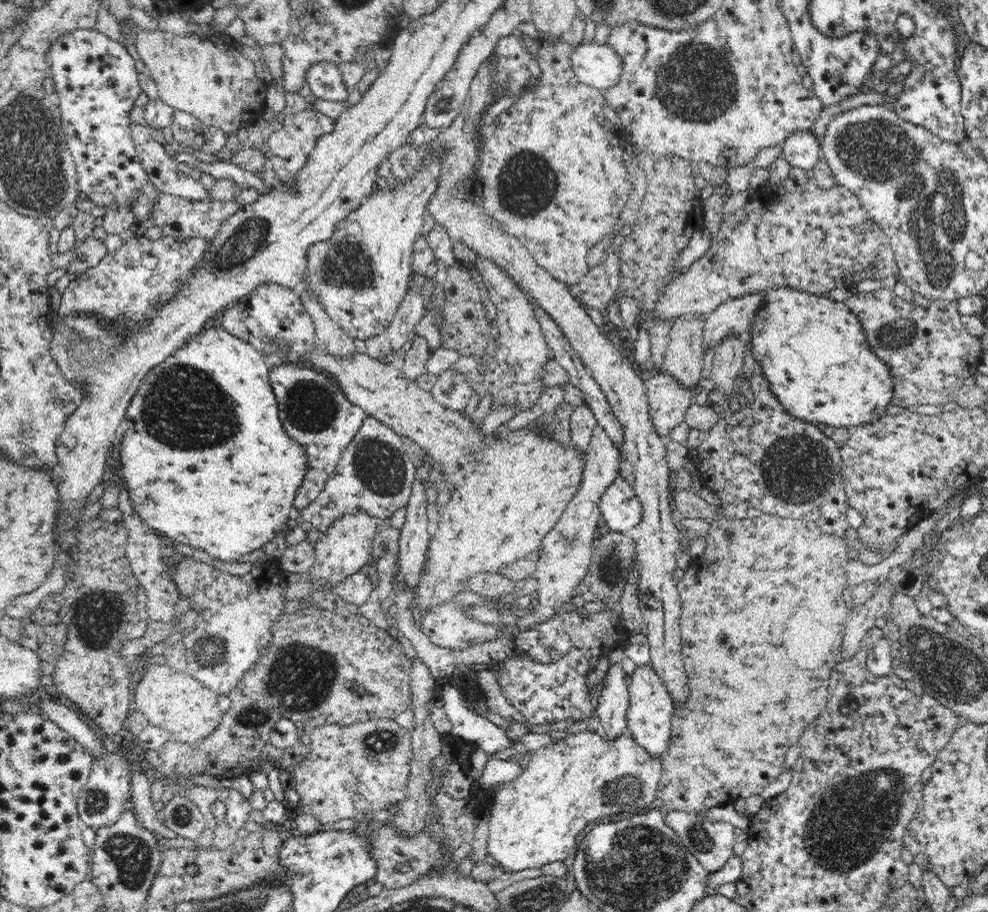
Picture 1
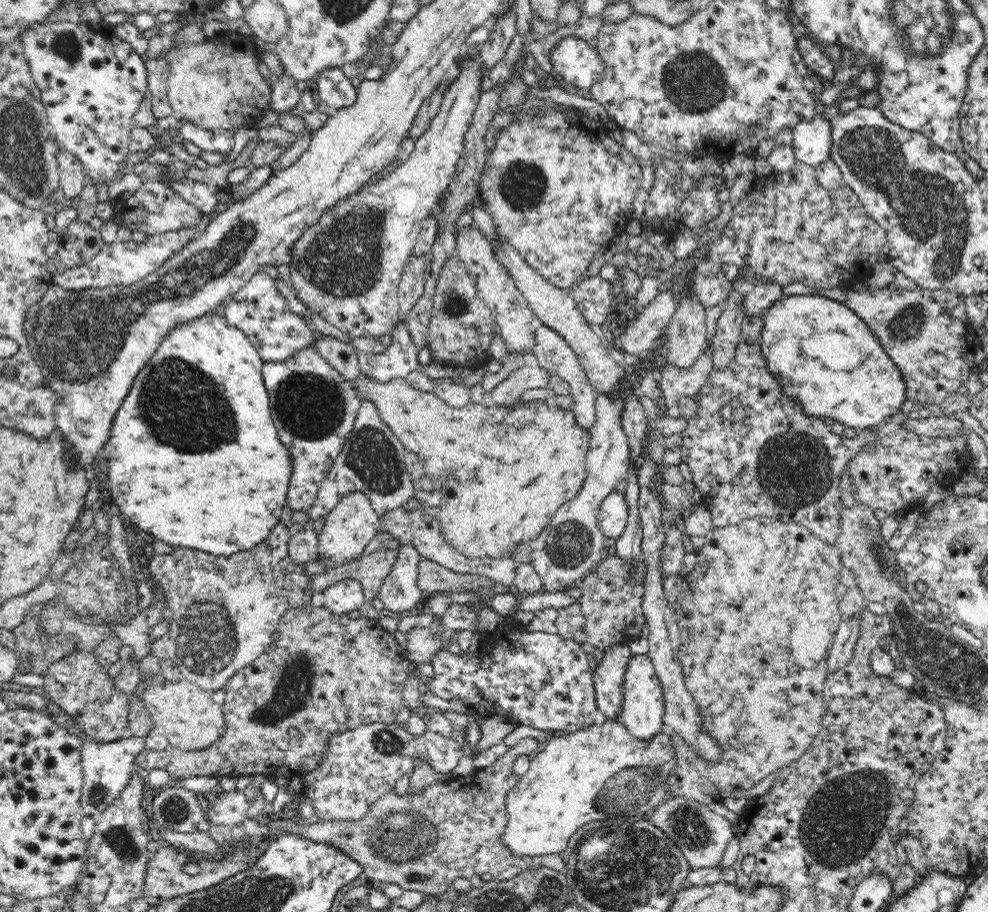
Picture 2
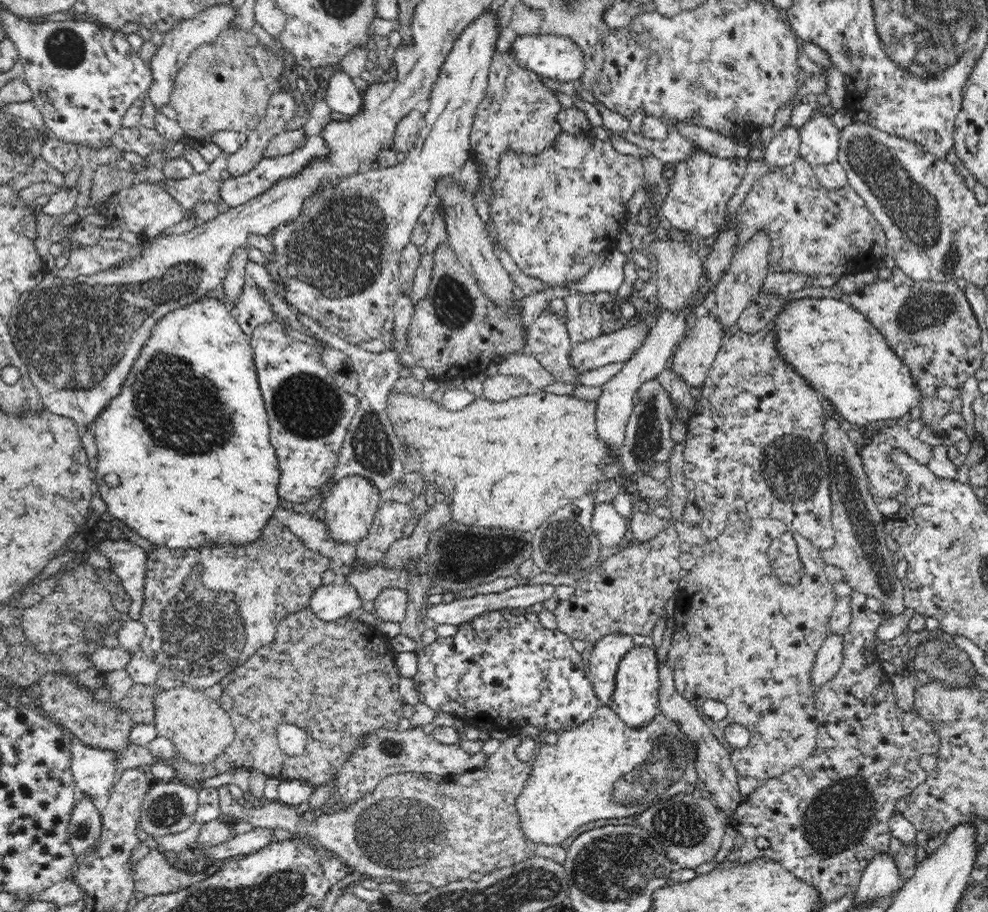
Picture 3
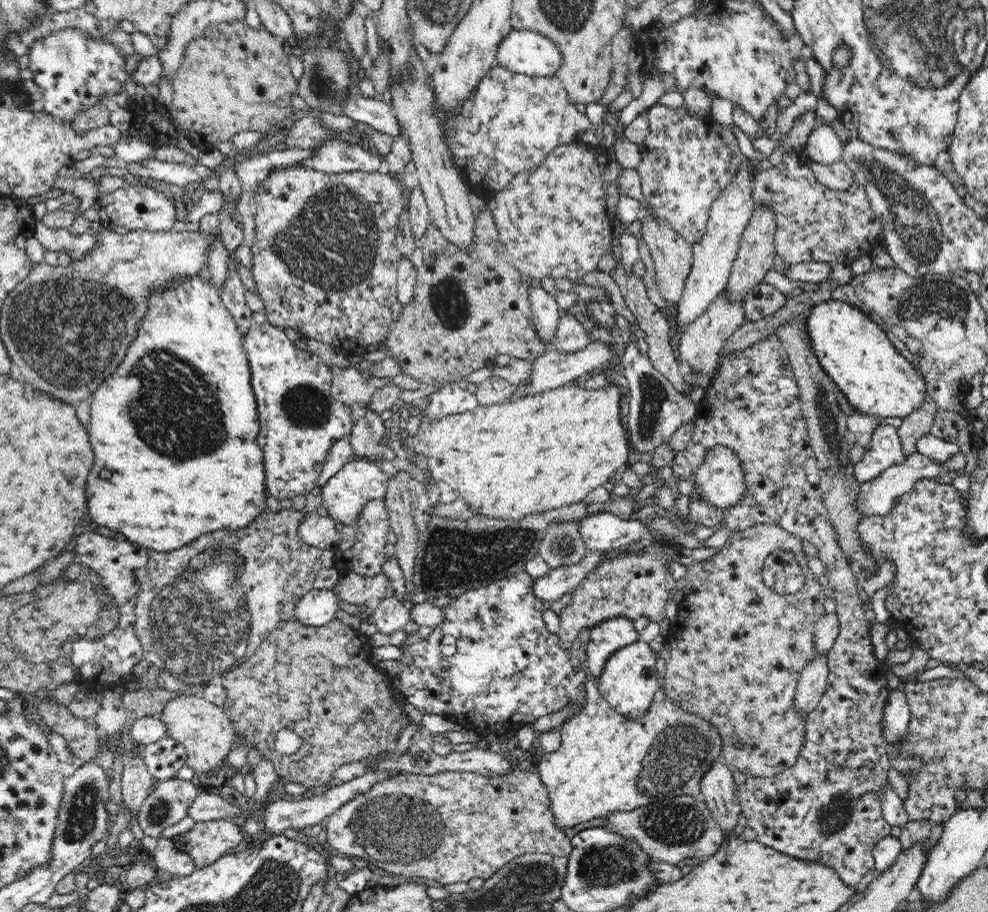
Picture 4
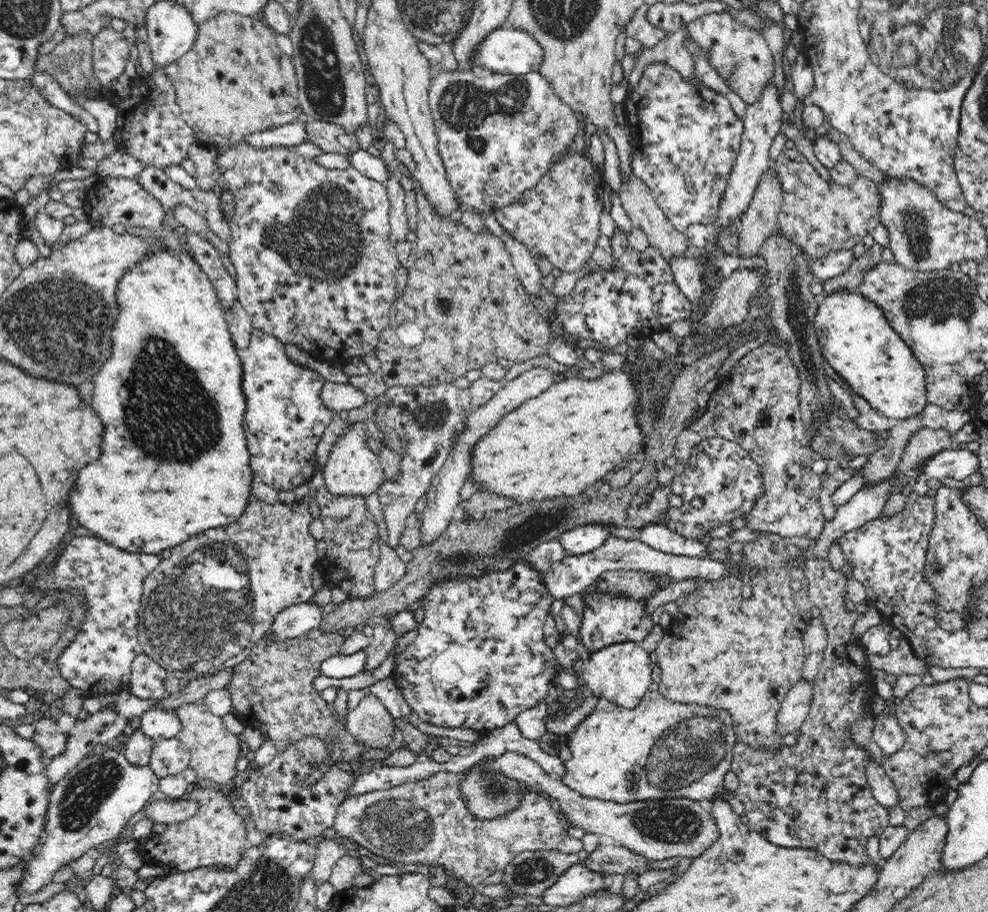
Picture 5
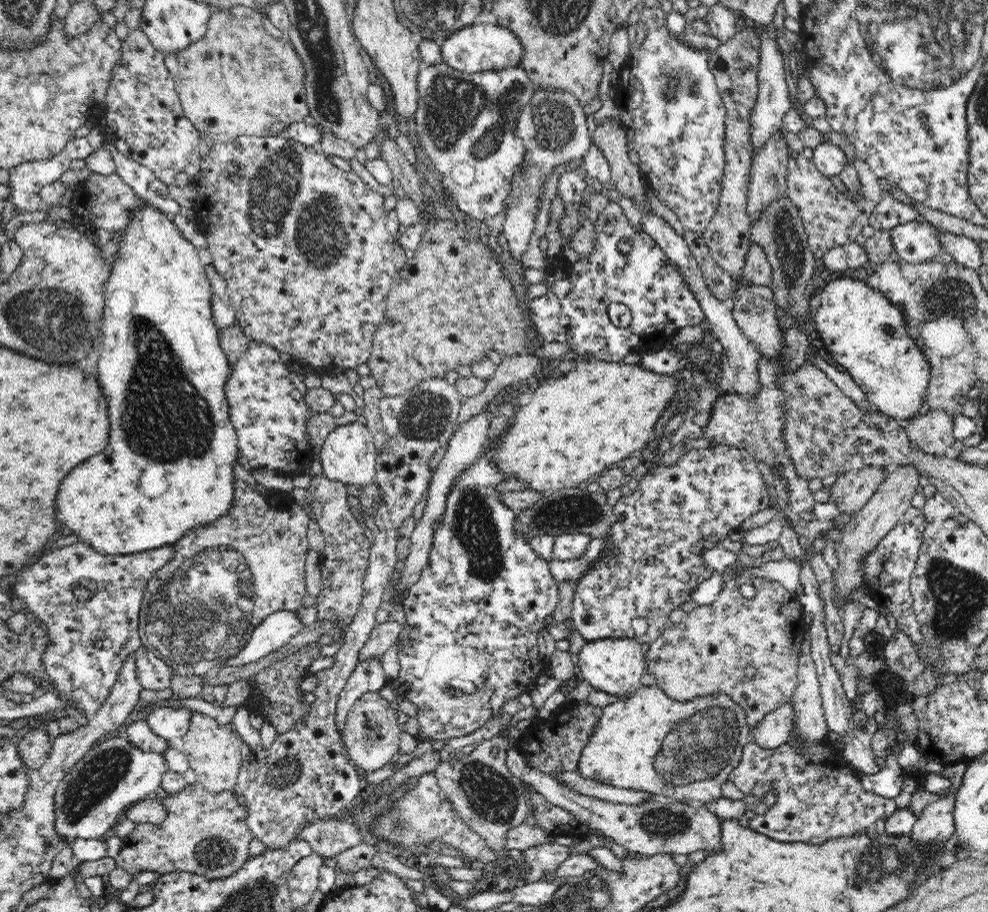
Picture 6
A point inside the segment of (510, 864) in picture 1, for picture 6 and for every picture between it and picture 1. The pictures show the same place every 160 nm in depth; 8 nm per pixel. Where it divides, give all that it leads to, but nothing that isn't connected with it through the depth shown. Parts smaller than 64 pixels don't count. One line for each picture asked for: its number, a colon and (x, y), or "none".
2: (597, 773)
3: (603, 768)
4: (606, 763)
5: (662, 750)
6: (648, 742)

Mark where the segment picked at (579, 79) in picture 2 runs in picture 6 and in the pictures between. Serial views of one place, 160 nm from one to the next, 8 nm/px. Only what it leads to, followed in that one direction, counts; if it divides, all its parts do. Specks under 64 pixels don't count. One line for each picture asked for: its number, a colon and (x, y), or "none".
3: (558, 57)
4: (527, 52)
5: (507, 50)
6: (473, 49)

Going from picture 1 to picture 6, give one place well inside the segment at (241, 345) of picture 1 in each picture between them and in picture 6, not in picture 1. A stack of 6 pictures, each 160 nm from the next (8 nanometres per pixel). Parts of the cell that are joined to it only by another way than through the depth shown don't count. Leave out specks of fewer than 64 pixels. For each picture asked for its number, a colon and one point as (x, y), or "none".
2: (198, 463)
3: (200, 400)
4: (200, 405)
5: (144, 494)
6: (163, 373)

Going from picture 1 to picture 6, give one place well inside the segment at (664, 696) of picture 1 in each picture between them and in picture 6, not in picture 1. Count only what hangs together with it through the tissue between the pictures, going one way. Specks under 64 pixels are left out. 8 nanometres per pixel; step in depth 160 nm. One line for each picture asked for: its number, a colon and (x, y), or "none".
2: (643, 709)
3: (636, 695)
4: (630, 679)
5: (621, 673)
6: (615, 666)

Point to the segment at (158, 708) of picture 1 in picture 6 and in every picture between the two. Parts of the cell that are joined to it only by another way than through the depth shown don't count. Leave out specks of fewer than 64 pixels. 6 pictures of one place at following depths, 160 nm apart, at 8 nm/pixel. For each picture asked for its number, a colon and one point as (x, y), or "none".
2: (197, 720)
3: (190, 717)
4: (204, 728)
5: (214, 751)
6: (213, 749)

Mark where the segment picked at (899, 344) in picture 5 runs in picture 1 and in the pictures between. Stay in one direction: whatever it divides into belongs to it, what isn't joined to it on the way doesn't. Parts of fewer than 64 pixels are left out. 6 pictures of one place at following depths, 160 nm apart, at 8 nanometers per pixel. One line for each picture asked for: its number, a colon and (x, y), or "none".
1: (811, 349)
2: (823, 354)
3: (841, 355)
4: (855, 353)

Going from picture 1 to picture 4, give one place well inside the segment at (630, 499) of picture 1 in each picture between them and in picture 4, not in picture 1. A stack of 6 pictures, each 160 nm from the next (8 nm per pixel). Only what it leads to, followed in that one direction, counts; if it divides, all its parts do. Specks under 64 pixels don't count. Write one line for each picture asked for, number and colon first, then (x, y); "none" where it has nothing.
2: (612, 518)
3: (610, 526)
4: (601, 531)

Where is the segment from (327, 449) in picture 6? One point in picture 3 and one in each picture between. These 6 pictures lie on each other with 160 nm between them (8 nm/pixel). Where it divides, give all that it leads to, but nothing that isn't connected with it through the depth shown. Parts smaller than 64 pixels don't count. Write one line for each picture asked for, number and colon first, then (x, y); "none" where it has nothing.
3: (351, 505)
4: (359, 481)
5: (352, 469)

